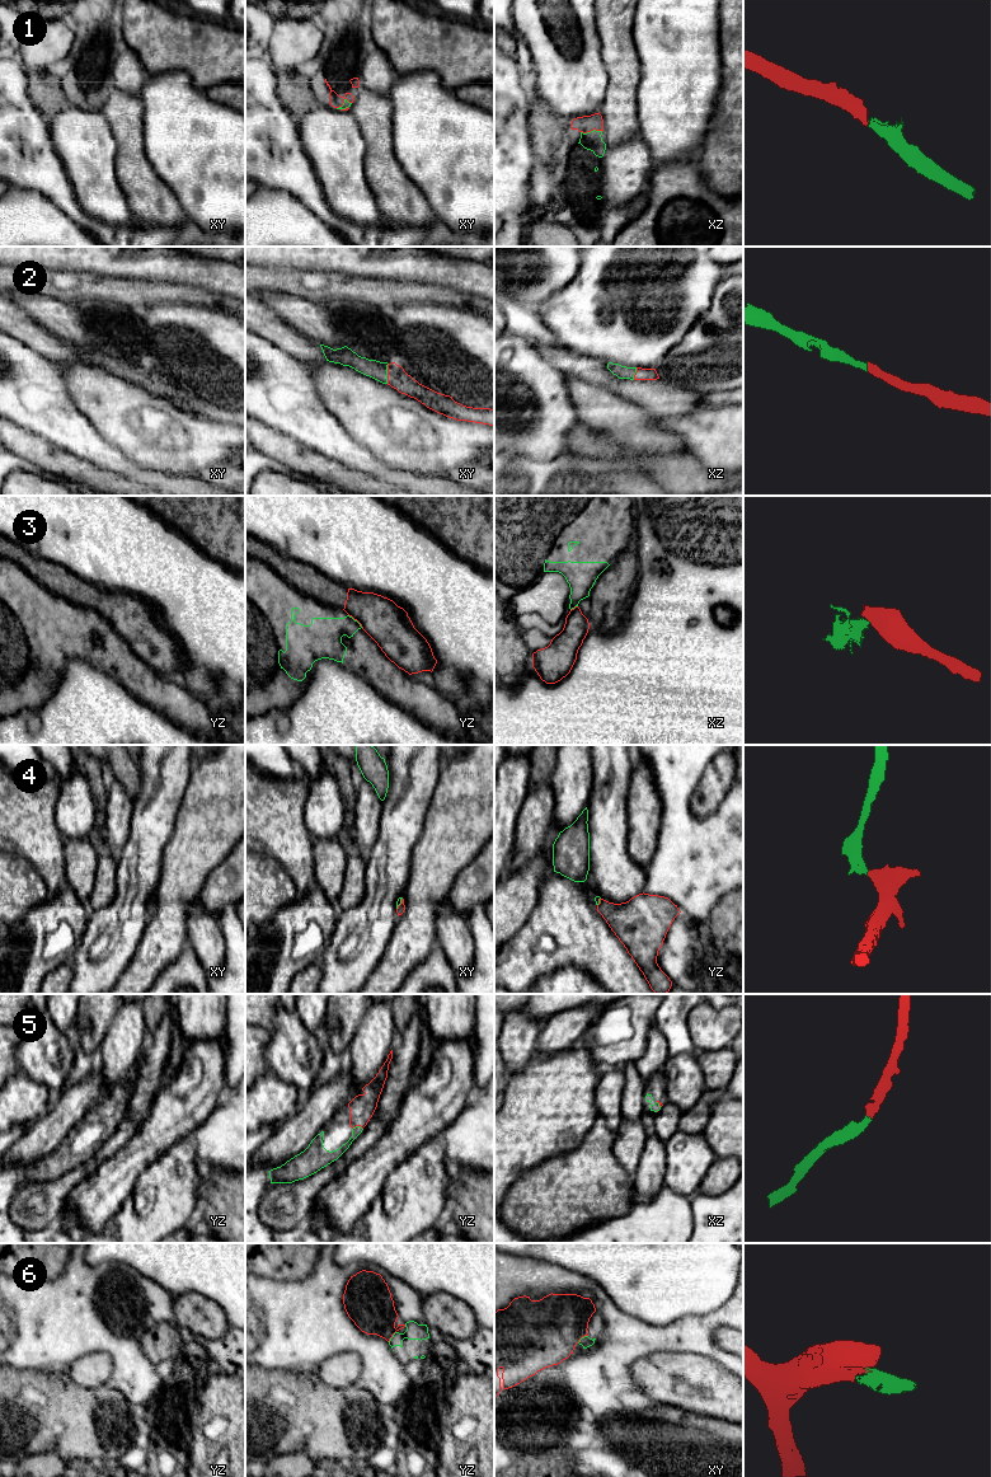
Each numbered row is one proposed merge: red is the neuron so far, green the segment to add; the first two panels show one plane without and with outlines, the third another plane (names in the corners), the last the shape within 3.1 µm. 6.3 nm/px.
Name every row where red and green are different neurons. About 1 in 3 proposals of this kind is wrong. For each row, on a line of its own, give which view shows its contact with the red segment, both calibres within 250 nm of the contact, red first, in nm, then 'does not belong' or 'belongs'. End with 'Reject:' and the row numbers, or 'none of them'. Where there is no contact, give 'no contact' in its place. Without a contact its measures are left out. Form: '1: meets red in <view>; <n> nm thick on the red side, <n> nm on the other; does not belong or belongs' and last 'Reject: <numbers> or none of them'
1: meets red in xz; 110 nm thick on the red side, 120 nm on the other; belongs
2: meets red in xy; 130 nm thick on the red side, 120 nm on the other; belongs
3: meets red in yz; 280 nm thick on the red side, 240 nm on the other; does not belong
4: meets red in xy; 50 nm thick on the red side, 30 nm on the other; belongs
5: meets red in yz; 160 nm thick on the red side, 70 nm on the other; belongs
6: meets red in xy; 420 nm thick on the red side, 70 nm on the other; belongs
Reject: 3

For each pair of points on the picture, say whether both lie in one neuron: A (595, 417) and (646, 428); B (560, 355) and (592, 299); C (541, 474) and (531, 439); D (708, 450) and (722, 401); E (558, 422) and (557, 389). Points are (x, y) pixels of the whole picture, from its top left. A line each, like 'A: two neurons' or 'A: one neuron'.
A: one neuron
B: two neurons
C: two neurons
D: two neurons
E: one neuron

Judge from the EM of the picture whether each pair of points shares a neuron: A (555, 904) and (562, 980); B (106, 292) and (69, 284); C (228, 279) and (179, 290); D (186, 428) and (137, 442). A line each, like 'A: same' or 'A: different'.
A: different
B: same
C: different
D: same

